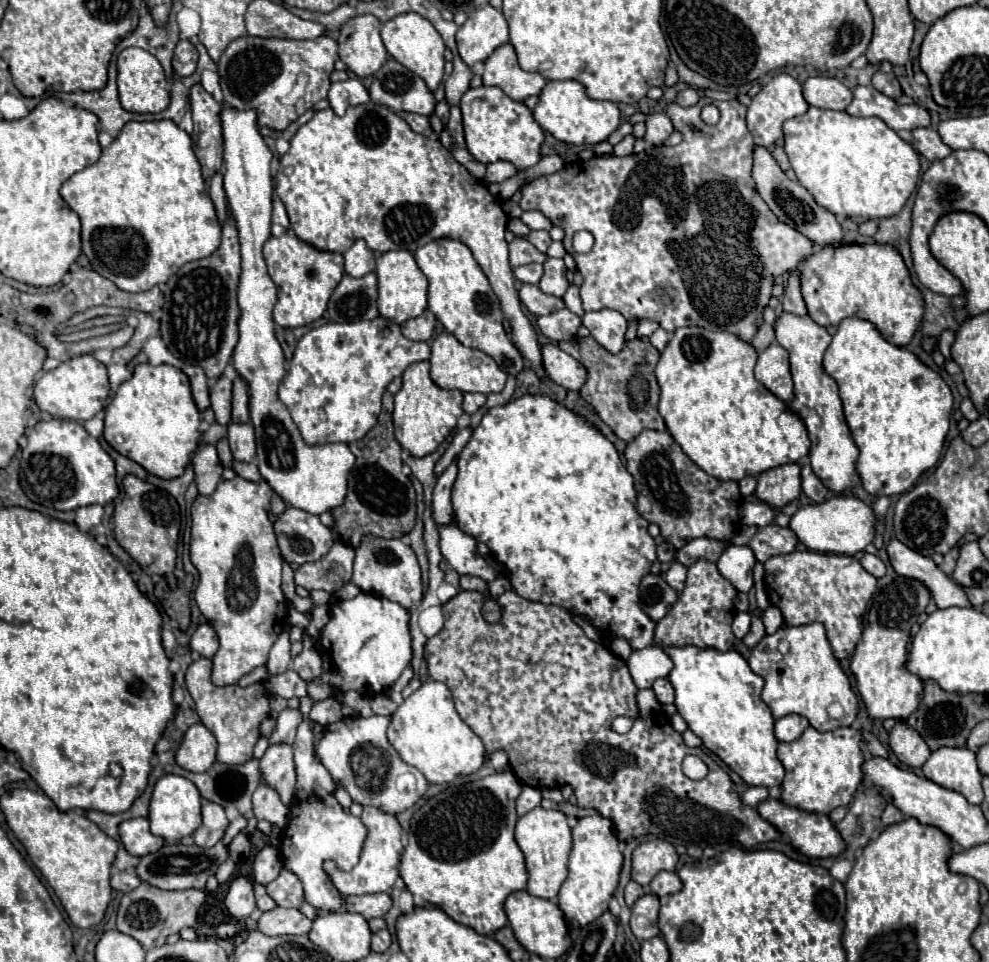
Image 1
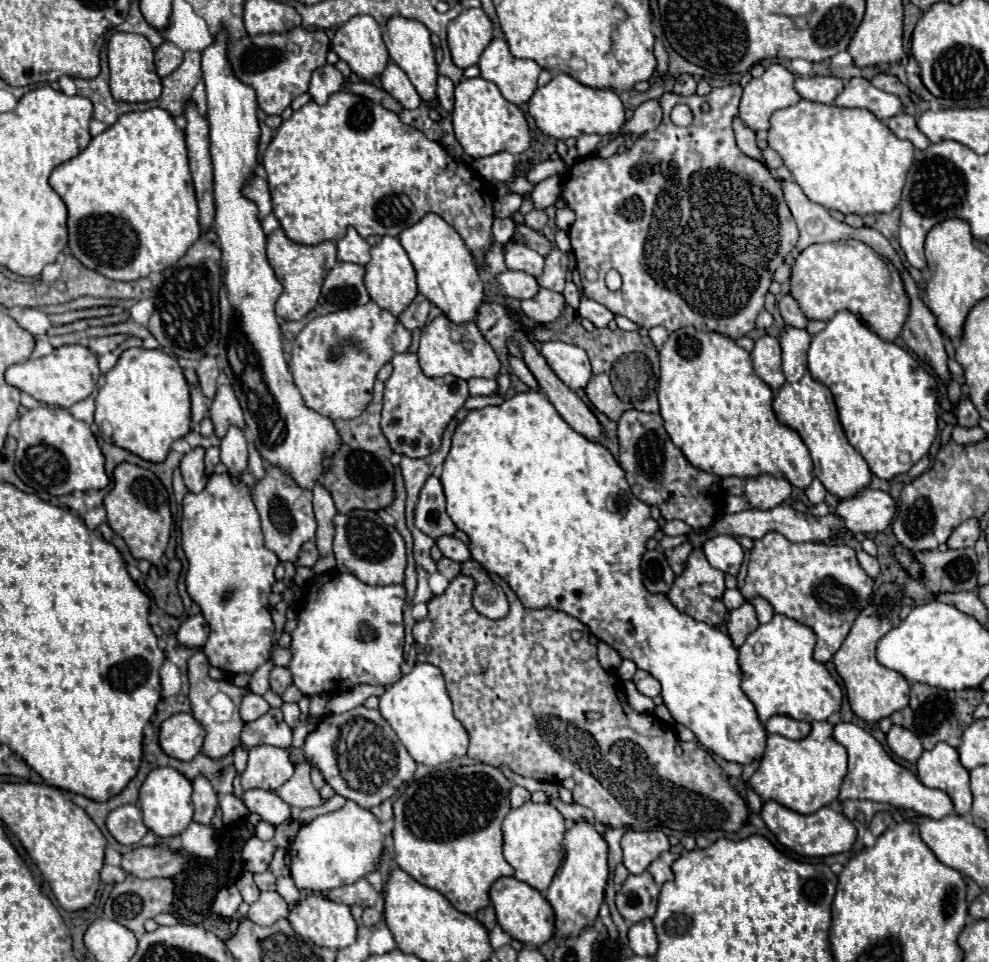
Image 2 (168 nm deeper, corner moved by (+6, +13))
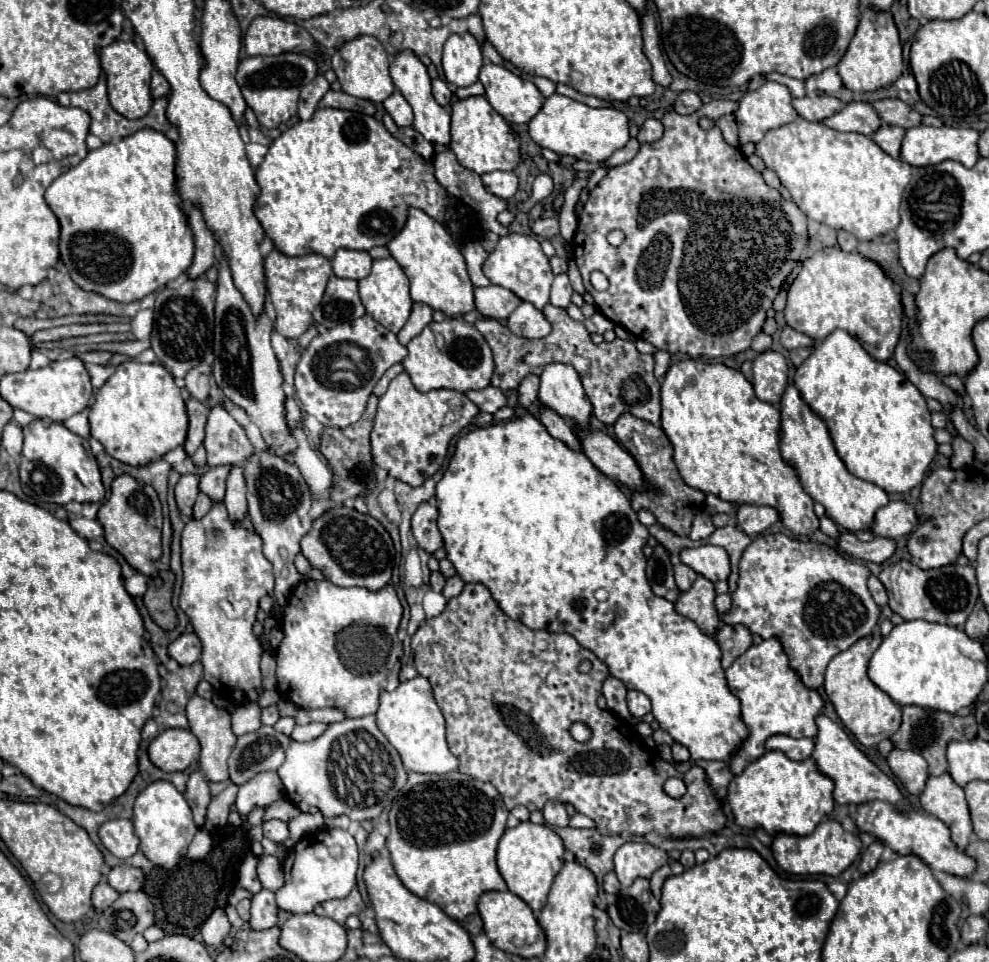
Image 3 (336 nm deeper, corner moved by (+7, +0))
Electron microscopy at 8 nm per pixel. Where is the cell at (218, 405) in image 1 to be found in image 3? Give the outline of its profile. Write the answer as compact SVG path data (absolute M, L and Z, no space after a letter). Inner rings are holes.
M201 362L199 366L195 366L187 372L185 390L193 398L205 402L209 398L209 376L211 376L211 366L207 362Z

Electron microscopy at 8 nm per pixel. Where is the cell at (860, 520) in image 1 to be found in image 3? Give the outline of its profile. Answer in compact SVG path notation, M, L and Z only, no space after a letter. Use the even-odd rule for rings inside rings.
M905 500L889 502L875 514L873 532L885 538L901 538L911 534L921 524L921 518L913 504Z

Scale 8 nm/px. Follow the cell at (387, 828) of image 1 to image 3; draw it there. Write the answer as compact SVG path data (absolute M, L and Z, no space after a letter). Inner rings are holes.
M323 828L305 836L283 860L285 884L277 890L277 908L291 914L313 912L321 902L345 898L355 888L359 852L353 836L341 828Z

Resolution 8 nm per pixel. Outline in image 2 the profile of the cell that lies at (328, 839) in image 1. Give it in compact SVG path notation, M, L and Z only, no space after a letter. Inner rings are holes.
M284 703L282 713L284 713L284 721L290 725L290 729L296 729L300 725L300 709L296 703Z

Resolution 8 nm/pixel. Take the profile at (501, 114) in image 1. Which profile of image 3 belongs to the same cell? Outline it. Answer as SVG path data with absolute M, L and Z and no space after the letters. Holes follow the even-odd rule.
M471 96L457 100L451 112L451 146L459 164L477 172L487 174L493 170L515 170L519 164L519 138L511 132L509 124L491 108L487 98Z

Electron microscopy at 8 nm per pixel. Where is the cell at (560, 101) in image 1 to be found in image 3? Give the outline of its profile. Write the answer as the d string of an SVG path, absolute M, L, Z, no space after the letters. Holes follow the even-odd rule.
M553 94L529 122L529 134L541 148L549 148L559 156L573 156L583 162L603 162L629 142L629 120L617 108L589 108L583 102Z

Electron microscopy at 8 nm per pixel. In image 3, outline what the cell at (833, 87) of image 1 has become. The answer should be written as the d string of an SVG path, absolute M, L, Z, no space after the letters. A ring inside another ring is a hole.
M803 96L803 98L795 98L793 100L793 108L797 110L799 116L803 116L805 120L811 120L811 122L821 122L833 114L837 114L843 104L837 100L837 98L831 98L831 96Z

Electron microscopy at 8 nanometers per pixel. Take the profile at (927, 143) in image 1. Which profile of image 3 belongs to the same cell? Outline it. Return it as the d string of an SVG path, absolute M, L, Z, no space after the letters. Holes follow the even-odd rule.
M881 124L879 130L871 136L871 140L889 156L899 158L899 150L901 150L901 140L903 140L905 130L899 126L891 126L891 124Z

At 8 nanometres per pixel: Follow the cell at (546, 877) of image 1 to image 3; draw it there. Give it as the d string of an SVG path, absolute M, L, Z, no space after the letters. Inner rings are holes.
M521 822L515 828L505 830L505 834L499 840L497 848L497 866L507 882L509 892L517 894L537 916L541 908L547 902L549 888L553 884L553 878L563 866L563 842L559 842L559 836L545 824L531 824L531 822Z

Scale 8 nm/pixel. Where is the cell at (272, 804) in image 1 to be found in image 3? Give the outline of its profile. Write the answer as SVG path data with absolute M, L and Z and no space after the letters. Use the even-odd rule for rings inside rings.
M269 820L269 822L263 824L263 834L265 834L271 842L281 844L281 842L285 842L285 840L289 838L289 828L287 828L287 824L281 822L281 820Z

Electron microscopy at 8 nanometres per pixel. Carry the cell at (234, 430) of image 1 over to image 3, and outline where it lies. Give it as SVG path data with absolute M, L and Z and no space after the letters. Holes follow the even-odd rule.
M233 466L231 474L227 478L227 494L225 494L225 508L229 514L229 520L233 524L241 522L247 516L247 500L245 500L245 482L243 482L243 470L241 466Z

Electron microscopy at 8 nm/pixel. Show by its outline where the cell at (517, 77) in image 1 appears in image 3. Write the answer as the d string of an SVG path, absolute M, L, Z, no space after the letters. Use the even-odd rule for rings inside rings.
M487 62L481 68L479 80L485 86L489 104L507 122L527 124L545 102L531 80L525 80L503 66Z

